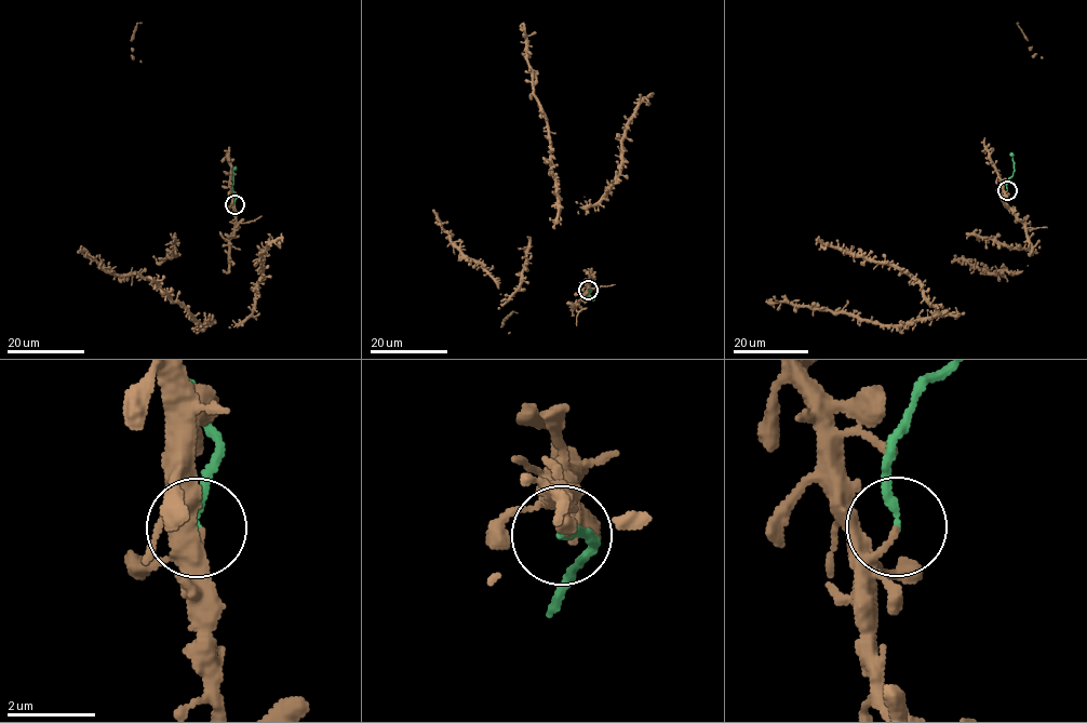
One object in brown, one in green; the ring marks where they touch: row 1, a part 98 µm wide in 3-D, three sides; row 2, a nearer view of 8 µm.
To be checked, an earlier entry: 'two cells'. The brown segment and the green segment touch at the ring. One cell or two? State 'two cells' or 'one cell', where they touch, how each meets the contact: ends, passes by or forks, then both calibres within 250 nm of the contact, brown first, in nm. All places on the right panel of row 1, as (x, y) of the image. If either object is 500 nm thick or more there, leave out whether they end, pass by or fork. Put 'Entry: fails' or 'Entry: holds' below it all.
two cells | (1007, 190) | brown ends | green ends | 130/180 nm
Entry: holds

